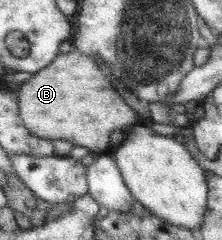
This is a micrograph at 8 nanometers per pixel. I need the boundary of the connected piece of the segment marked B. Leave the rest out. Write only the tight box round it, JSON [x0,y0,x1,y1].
[16,46,137,151]

